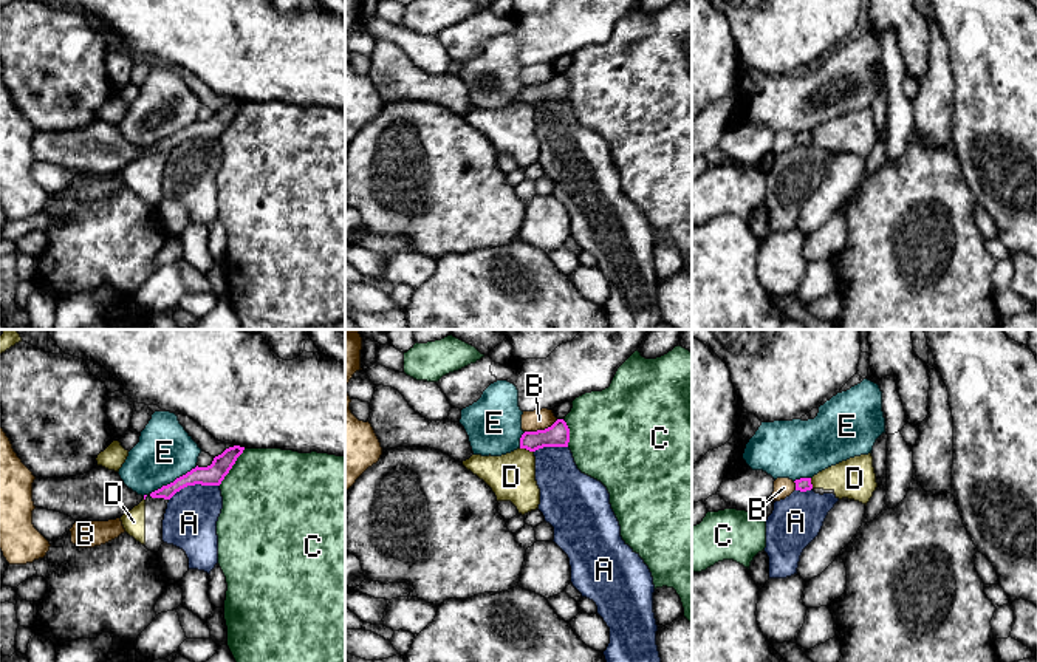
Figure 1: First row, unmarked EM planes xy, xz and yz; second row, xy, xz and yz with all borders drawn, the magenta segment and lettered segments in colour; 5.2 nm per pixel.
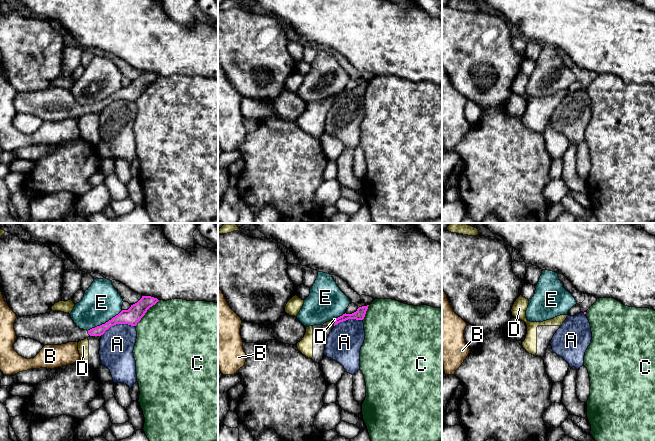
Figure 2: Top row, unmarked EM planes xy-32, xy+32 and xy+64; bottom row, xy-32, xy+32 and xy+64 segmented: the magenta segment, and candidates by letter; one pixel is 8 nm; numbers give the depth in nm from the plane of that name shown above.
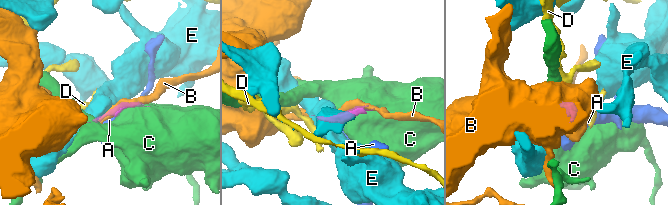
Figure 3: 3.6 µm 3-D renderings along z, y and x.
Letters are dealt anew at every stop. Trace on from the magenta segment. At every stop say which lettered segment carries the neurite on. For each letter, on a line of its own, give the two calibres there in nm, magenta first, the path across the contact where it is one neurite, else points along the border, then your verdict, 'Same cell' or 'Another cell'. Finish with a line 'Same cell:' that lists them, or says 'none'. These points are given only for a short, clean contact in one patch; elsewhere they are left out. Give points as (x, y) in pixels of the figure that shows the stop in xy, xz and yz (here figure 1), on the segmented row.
A: Thickness 110 nm (magenta) against 280 nm. Boundary: xy (219, 484), (188, 484), (169, 500). Another cell
B: Thickness 120 nm (magenta) against 110 nm. Another cell
C: Thickness 110 nm (magenta) against 500 nm. Another cell
D: Thickness 120 nm (magenta) against 240 nm. Another cell
E: Thickness 110 nm (magenta) against 300 nm. Boundary: xy (197, 466), (150, 494). Another cell
Same cell: none

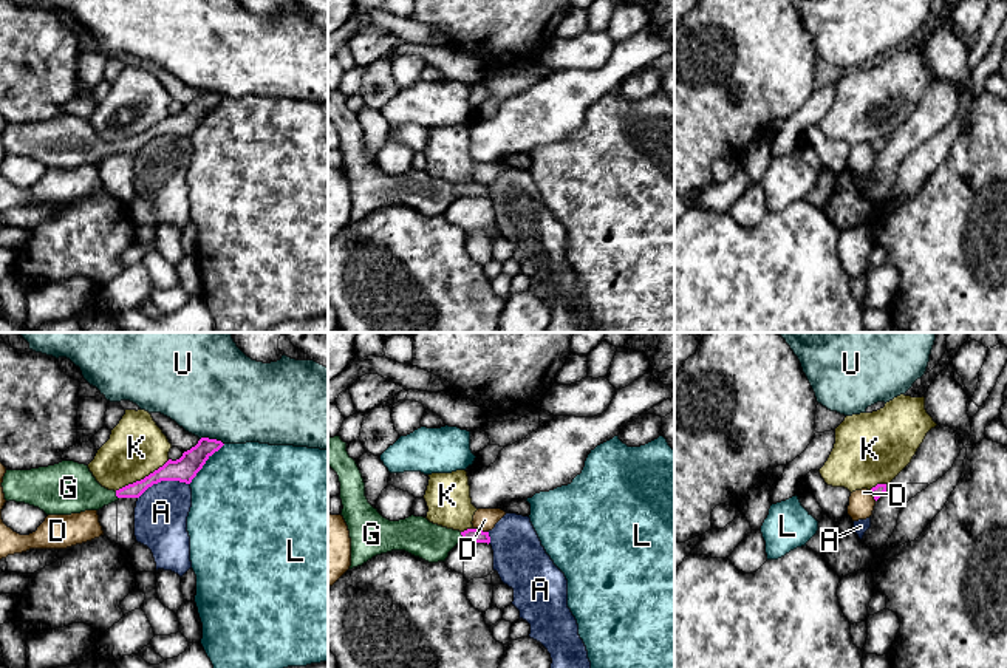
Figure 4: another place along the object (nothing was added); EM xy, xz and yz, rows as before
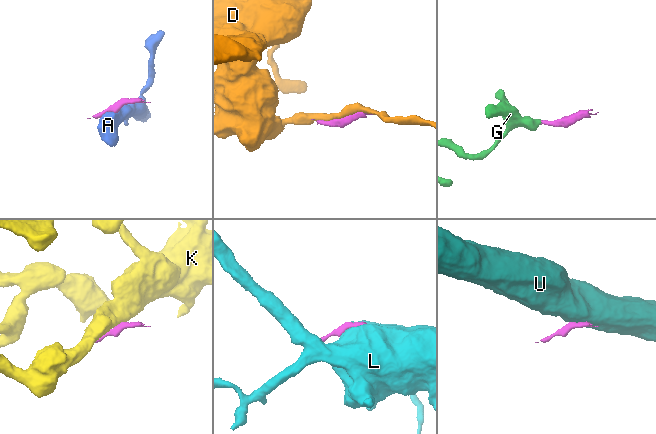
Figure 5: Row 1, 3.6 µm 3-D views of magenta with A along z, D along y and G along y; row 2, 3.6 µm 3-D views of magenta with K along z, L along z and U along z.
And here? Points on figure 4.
A: Thickness 130 nm (magenta) against 280 nm. Boundary: xy (189, 483), (158, 481), (138, 498). Another cell
D: Thickness 80 nm (magenta) against 120 nm. Another cell
G: Thickness 80 nm (magenta) against 200 nm. Path across: xz (474, 535), (463, 537), (416, 535). Same cell
K: Thickness 130 nm (magenta) against 300 nm. Boundary: xy (169, 460), (143, 478), (115, 490). Another cell
L: Thickness 130 nm (magenta) against 500 nm. Another cell
U: Thickness 130 nm (magenta) against 480 nm. Boundary: xy (200, 438), (215, 438), (223, 444). Another cell
Same cell: G

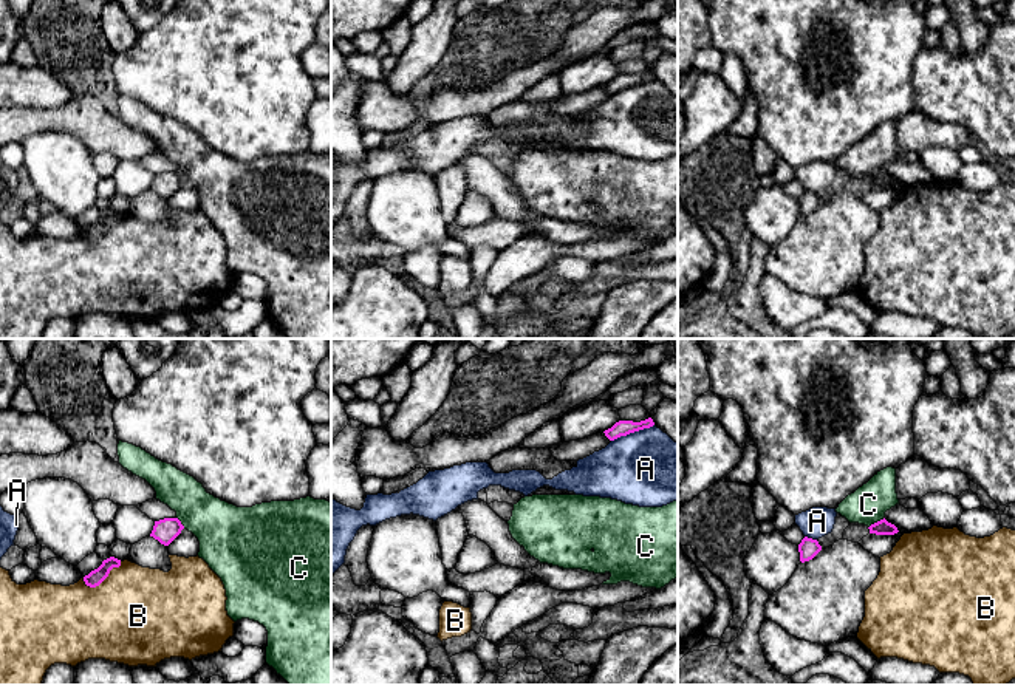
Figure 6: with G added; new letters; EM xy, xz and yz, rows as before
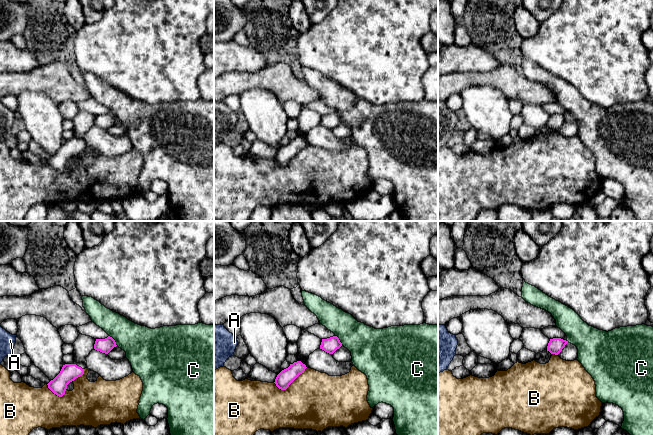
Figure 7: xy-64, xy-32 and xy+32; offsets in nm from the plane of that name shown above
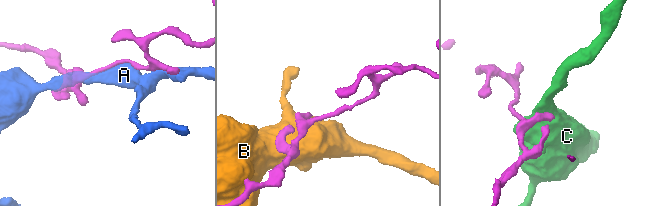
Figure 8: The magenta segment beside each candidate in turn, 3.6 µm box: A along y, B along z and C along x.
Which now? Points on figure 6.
A: Thickness 80 nm (magenta) against 400 nm. Another cell
B: Thickness 80 nm (magenta) against 500 nm. Another cell
C: Thickness 80 nm (magenta) against 190 nm. Boundary: yz (884, 518), (868, 528). Another cell
Same cell: none

